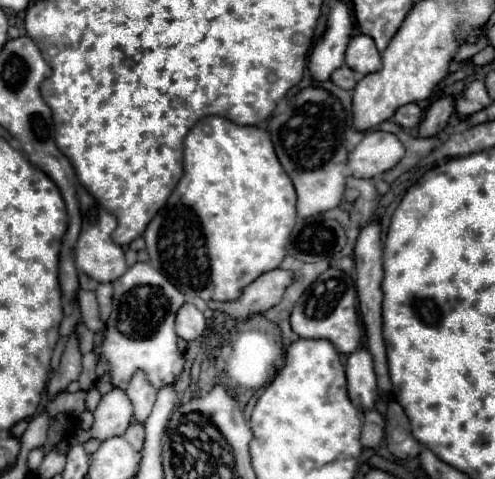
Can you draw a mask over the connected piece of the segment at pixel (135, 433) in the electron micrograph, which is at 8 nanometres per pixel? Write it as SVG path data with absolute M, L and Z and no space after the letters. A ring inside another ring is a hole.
M131 423L123 435L137 451L141 451L143 447L143 425L141 423Z

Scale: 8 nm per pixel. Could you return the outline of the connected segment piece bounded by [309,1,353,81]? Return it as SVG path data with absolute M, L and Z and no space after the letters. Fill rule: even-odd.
M337 1L331 7L323 39L311 51L309 71L315 77L315 81L327 81L331 73L343 65L343 53L351 39L351 31L351 13L343 1Z

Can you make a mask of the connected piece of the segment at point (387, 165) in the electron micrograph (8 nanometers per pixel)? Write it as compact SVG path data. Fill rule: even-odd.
M367 131L349 153L349 173L359 179L389 171L405 155L401 141L387 131Z

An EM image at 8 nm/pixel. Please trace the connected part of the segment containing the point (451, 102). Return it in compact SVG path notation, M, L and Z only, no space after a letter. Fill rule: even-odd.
M451 95L437 97L429 105L423 121L419 123L419 137L433 137L433 135L437 135L447 125L447 119L451 117L453 109L455 109L455 97L451 97Z

